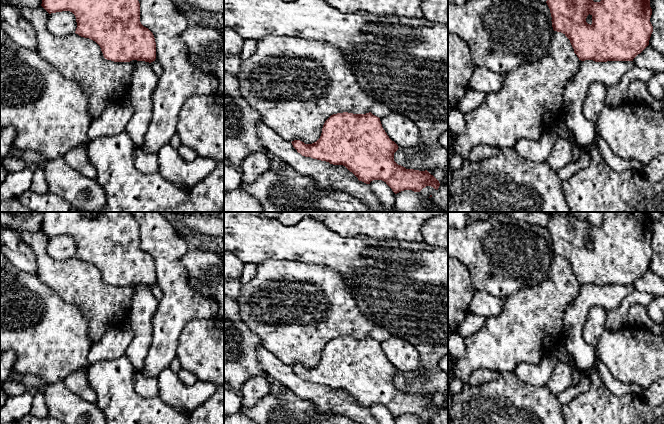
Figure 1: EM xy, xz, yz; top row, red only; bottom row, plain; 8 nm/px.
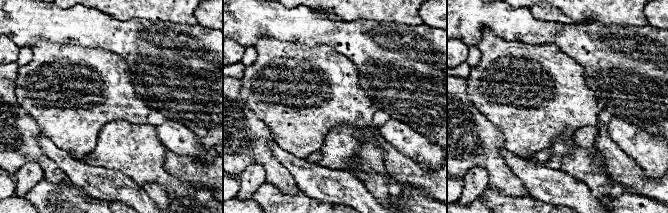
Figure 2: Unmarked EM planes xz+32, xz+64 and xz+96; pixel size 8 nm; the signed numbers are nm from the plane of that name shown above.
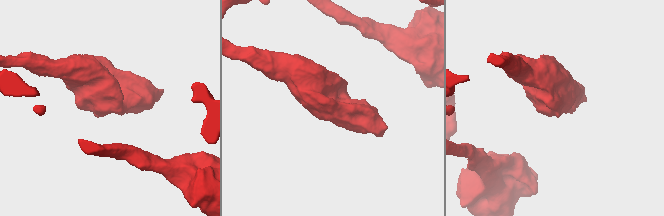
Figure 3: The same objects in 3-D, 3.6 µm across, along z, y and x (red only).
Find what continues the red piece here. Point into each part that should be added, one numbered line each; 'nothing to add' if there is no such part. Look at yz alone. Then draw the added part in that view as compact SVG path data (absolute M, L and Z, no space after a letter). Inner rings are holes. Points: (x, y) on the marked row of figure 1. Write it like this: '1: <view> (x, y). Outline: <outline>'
nothing to add

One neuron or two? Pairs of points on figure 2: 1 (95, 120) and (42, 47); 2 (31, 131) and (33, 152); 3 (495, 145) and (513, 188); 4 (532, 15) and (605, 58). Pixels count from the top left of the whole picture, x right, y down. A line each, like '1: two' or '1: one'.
1: one
2: one
3: one
4: one

